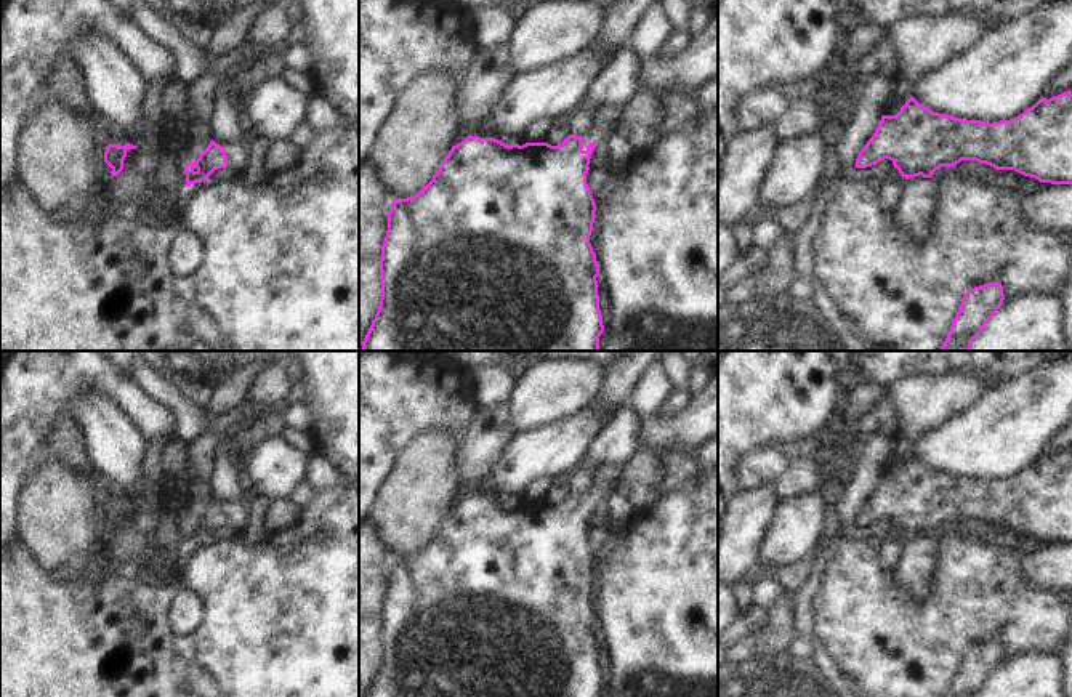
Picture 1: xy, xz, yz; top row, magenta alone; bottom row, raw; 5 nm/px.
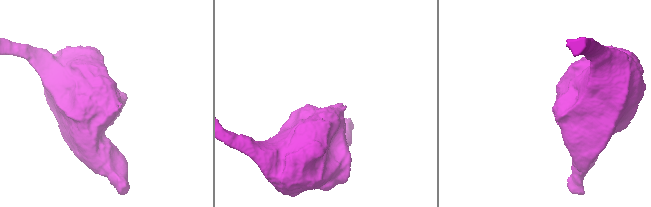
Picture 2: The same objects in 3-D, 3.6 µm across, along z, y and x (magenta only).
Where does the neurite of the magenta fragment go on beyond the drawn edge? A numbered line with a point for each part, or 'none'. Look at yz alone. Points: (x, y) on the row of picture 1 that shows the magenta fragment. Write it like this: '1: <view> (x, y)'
none

